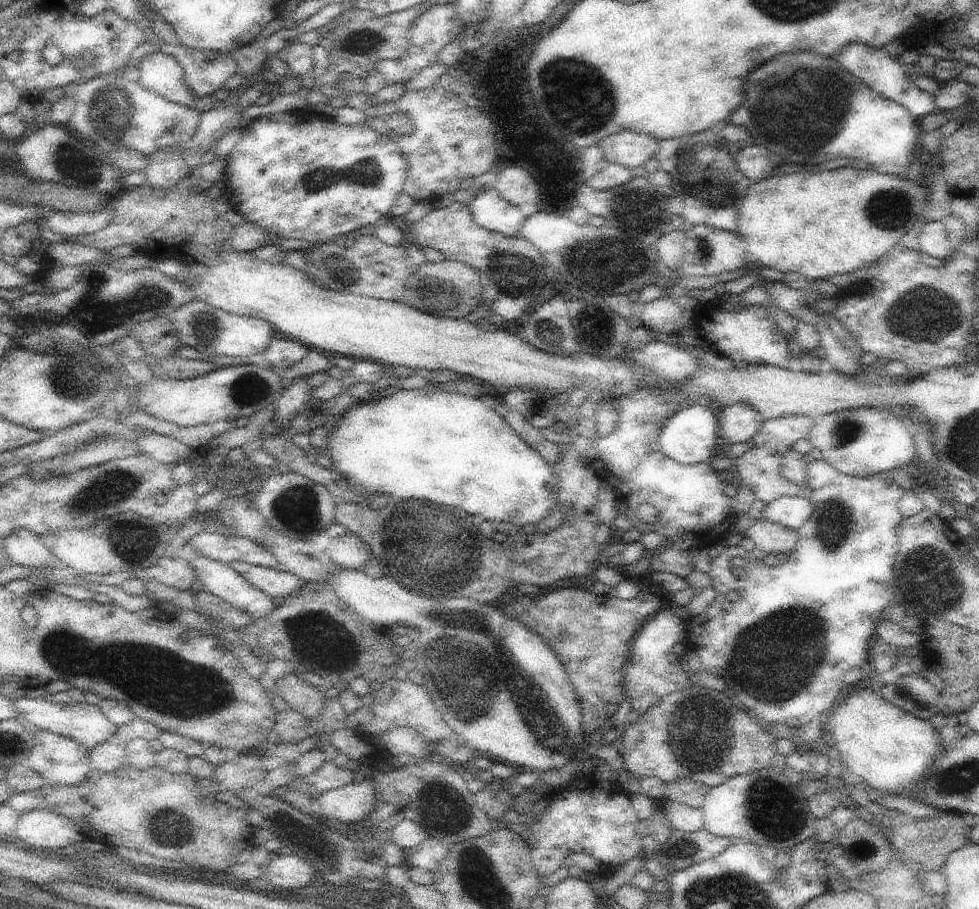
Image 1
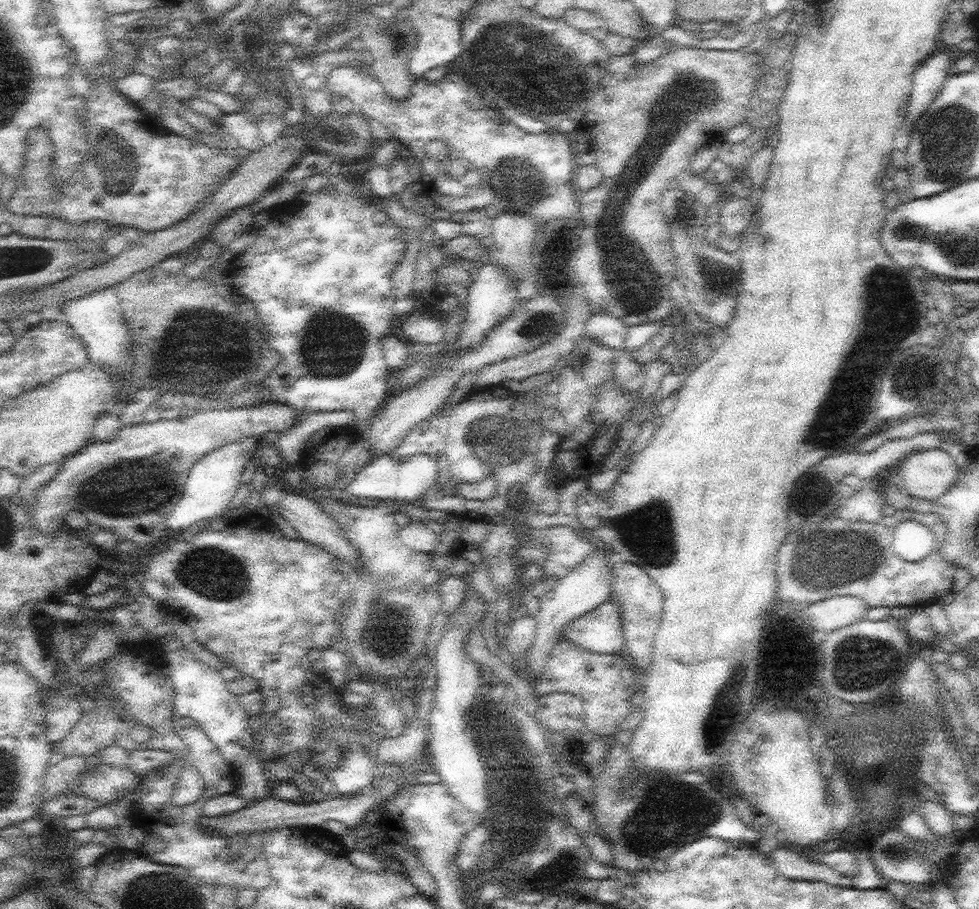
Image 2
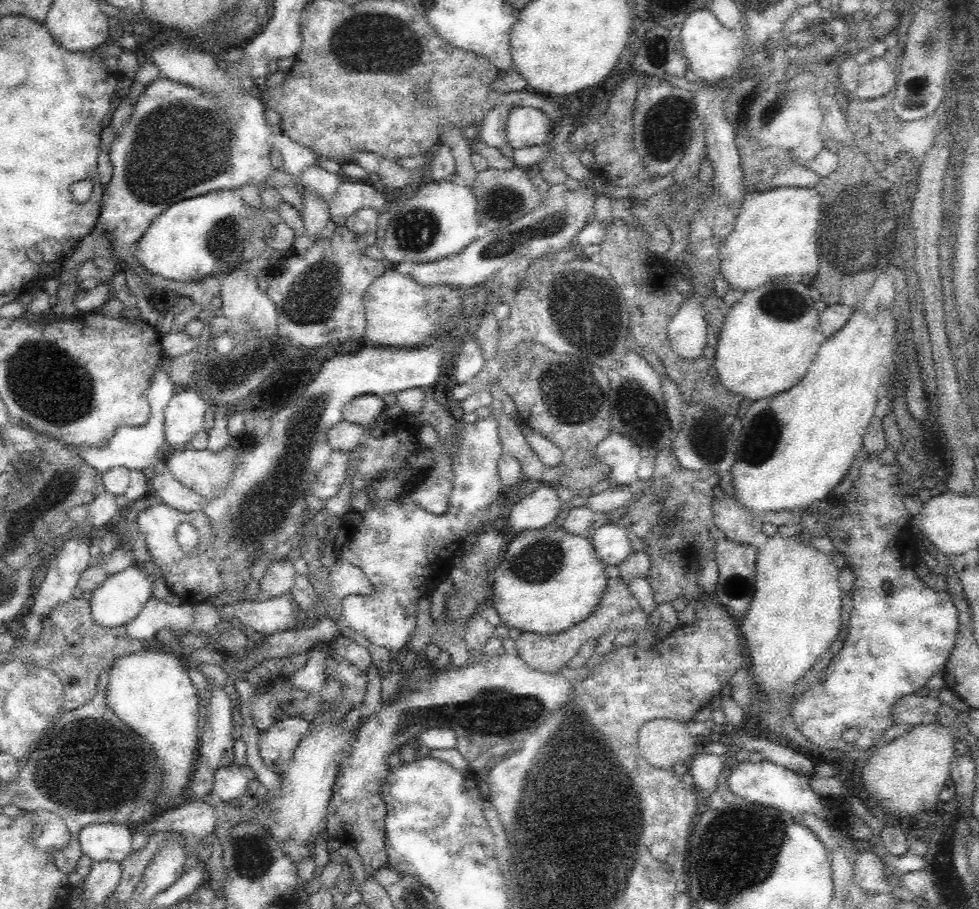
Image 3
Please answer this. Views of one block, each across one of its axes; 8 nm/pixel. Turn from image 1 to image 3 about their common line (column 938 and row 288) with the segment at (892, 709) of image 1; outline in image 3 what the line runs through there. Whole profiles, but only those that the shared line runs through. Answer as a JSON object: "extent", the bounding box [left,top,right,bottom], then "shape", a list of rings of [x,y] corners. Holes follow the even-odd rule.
{"extent":[720,186,822,294],"shape":[[[788,186],[788,188],[772,188],[768,192],[756,192],[756,190],[746,192],[736,226],[720,248],[720,260],[722,260],[720,274],[724,276],[726,284],[730,284],[730,288],[742,294],[748,290],[758,290],[774,282],[792,282],[792,284],[812,286],[812,280],[820,268],[818,244],[816,244],[816,236],[818,236],[816,228],[820,226],[818,224],[820,214],[822,214],[822,196],[814,188]]]}

